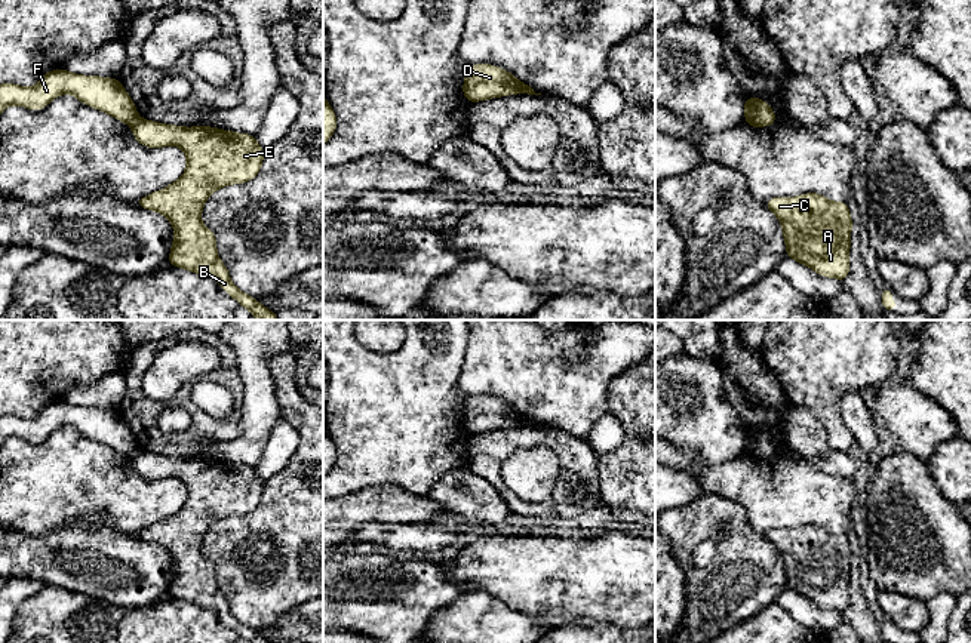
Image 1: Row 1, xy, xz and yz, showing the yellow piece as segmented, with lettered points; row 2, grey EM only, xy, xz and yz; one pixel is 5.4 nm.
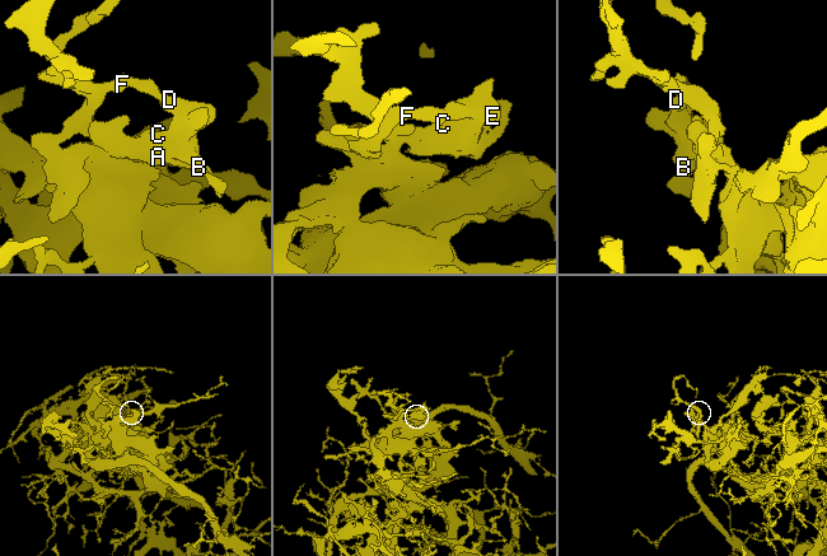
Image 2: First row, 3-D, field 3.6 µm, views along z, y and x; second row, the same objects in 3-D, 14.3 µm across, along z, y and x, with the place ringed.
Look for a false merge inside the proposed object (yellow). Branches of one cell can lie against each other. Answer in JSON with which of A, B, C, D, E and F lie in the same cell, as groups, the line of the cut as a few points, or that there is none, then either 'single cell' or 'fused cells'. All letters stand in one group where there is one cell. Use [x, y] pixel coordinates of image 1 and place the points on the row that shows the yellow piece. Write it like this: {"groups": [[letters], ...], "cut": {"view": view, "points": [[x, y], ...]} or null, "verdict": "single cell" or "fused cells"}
{"groups": [["A", "B", "C", "D", "E"], ["F"]], "cut": {"view": "xy", "points": [[138, 117], [131, 125]]}, "verdict": "fused cells"}

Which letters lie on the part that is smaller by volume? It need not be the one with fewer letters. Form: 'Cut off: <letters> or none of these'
Cut off: A, B, C, D, E

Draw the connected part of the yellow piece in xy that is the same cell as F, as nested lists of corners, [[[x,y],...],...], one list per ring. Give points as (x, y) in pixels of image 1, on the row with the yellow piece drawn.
[[[64,68],[46,73],[31,87],[1,83],[0,114],[9,105],[21,105],[39,111],[64,93],[70,93],[83,104],[104,111],[126,124],[132,126],[139,119],[133,101],[119,79],[73,74]]]

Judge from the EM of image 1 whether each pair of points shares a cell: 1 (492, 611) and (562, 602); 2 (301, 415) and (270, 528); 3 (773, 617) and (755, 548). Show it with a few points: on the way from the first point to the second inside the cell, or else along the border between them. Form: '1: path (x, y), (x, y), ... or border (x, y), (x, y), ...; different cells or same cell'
1: border (482, 588), (519, 611), (541, 614), (544, 621); different cells
2: path (307, 443), (307, 471), (301, 479), (298, 500); same cell
3: border (776, 600), (740, 624); different cells

